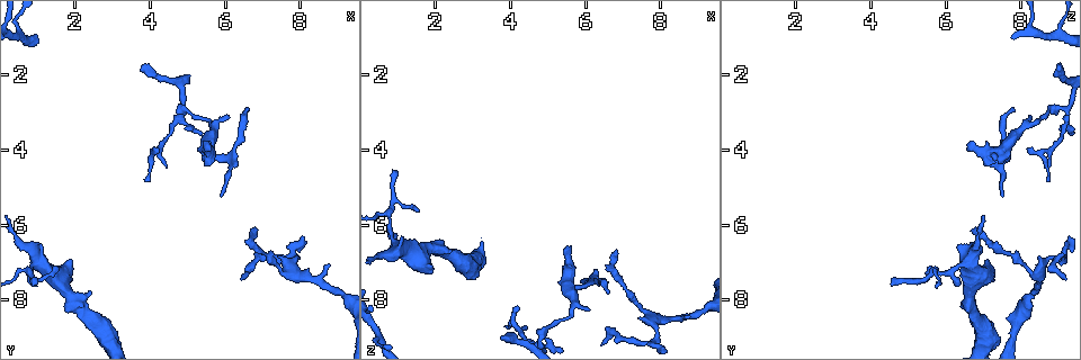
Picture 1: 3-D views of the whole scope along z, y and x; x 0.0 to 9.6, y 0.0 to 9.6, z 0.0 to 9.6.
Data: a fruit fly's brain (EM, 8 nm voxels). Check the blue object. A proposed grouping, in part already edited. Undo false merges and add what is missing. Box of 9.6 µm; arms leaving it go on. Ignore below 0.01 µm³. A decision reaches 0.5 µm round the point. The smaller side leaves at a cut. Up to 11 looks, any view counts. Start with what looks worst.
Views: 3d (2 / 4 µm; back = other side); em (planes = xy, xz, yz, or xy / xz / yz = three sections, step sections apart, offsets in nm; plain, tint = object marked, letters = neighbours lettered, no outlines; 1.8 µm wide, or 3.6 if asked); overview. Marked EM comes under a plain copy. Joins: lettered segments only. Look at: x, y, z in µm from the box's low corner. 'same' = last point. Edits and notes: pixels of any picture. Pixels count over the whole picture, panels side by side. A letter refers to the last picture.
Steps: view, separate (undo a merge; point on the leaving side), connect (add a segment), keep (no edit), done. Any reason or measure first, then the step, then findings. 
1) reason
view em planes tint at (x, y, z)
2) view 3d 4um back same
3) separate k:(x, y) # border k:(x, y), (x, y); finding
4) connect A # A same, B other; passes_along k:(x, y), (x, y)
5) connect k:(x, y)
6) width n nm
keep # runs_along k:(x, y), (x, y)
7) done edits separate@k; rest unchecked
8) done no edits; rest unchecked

tapers out
view 3d 2um at (8.80, 7.10, 8.45)

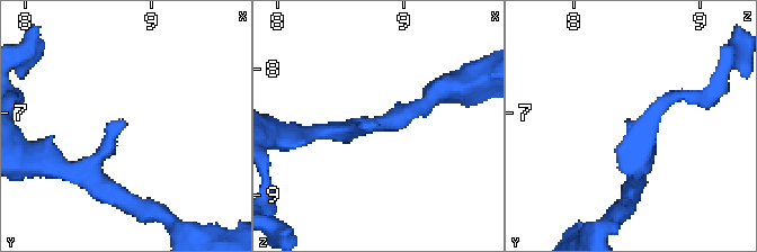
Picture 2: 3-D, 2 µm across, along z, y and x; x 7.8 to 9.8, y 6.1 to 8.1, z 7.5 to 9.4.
view em planes tint at (8.82, 7.08, 8.44)

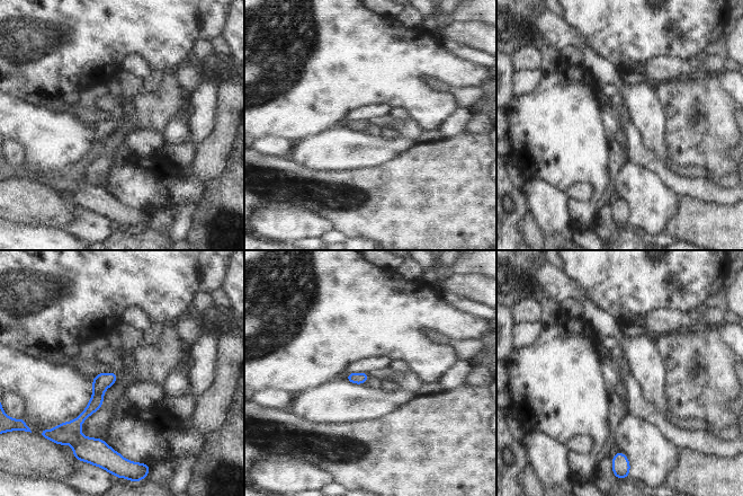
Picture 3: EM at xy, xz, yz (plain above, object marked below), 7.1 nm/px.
what lies round it
view em planes letters same

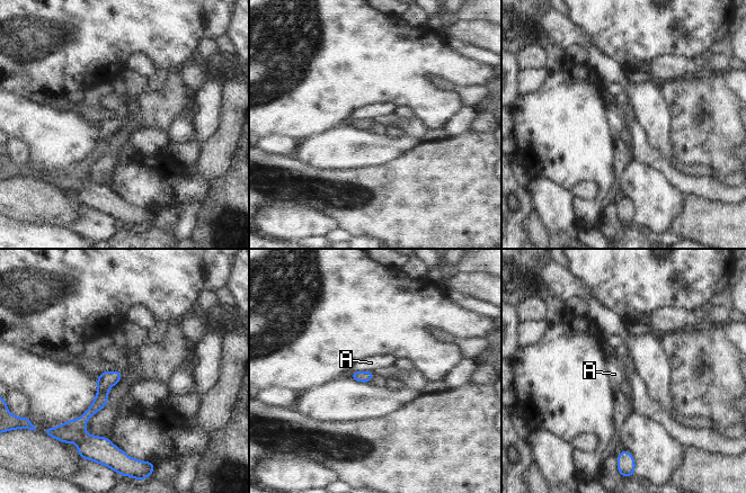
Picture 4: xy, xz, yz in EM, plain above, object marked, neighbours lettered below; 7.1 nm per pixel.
keep # A other; runs_along 4:(116, 374), (82, 420), (88, 435), (103, 439); none of them fits

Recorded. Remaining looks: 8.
three-way junction
view 3d 4um at (4.80, 2.90, 9.20)

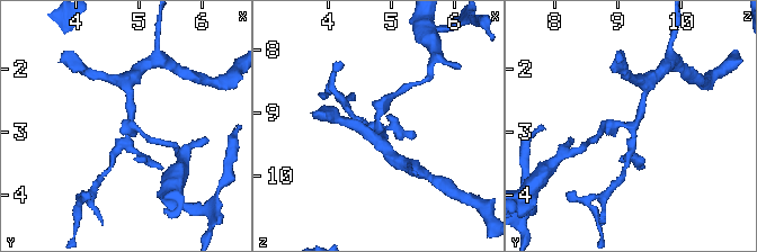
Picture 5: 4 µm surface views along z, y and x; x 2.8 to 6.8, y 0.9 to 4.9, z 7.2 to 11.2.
view em planes tint at (4.75, 2.90, 9.15)

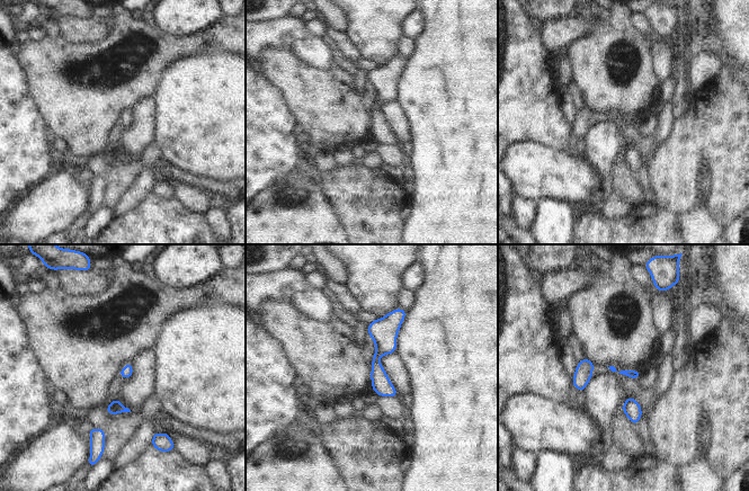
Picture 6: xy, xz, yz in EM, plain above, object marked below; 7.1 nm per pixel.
see the neighbours
view em planes letters same

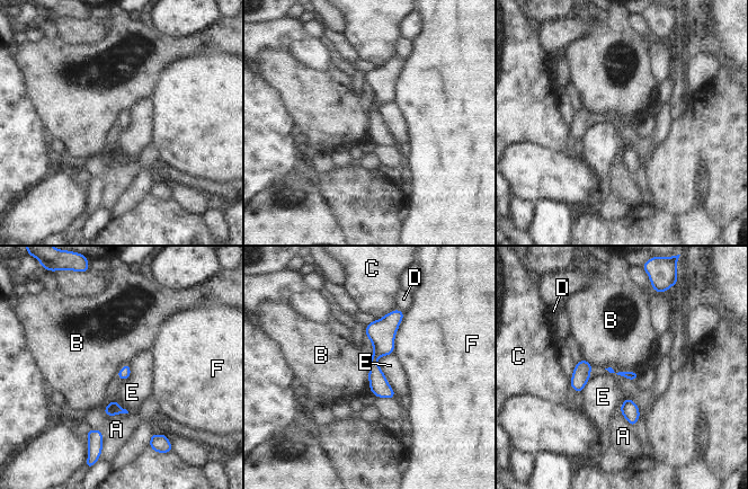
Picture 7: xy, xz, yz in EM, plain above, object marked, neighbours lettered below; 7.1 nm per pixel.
width 60 nm
keep # A other, B other, C other, D other, E other, F other; border 7:(582, 358), (590, 364); continuous, no second neuron

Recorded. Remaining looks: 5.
a fork
view em yz step 8 letters at (0.75, 7.30, 5.65)

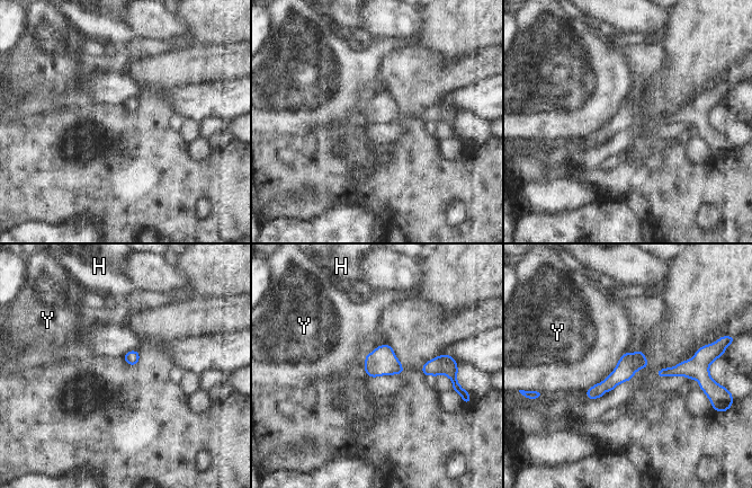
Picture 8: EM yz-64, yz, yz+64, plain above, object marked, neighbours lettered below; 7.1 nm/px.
cut it another way
view em planes letters same

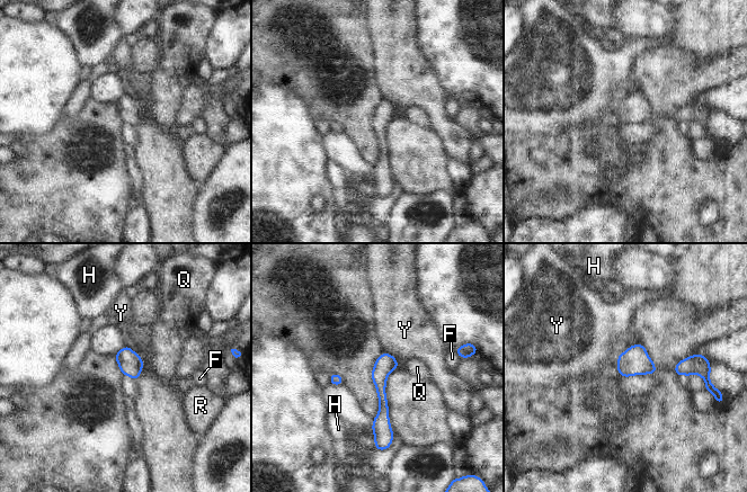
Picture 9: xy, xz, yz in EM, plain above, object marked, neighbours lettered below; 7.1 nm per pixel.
keep # F other, H other, Q other, R other, Y other; runs_along 9:(387, 356), (381, 370), (383, 437); one neuron here

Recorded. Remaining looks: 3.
branch stops here
view 3d 4um back at (6.80, 6.15, 6.65)

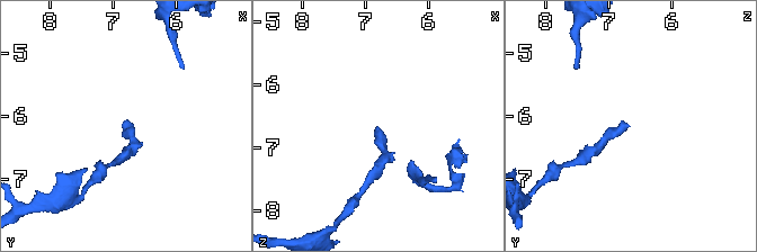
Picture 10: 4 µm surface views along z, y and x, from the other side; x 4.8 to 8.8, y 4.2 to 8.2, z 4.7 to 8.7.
now the EM
view em planes letters at (6.85, 6.15, 6.70)

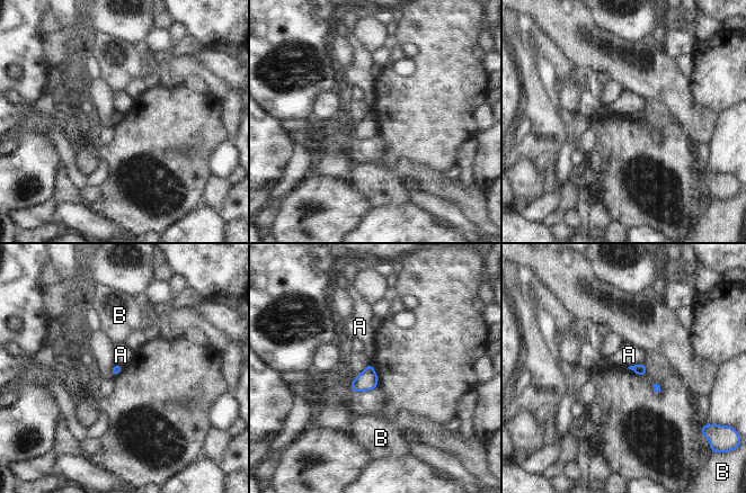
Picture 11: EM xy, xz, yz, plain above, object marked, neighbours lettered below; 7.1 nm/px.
keep # A other, B other; no lettered segment goes on from it

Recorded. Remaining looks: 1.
done no edits; rest unchecked

